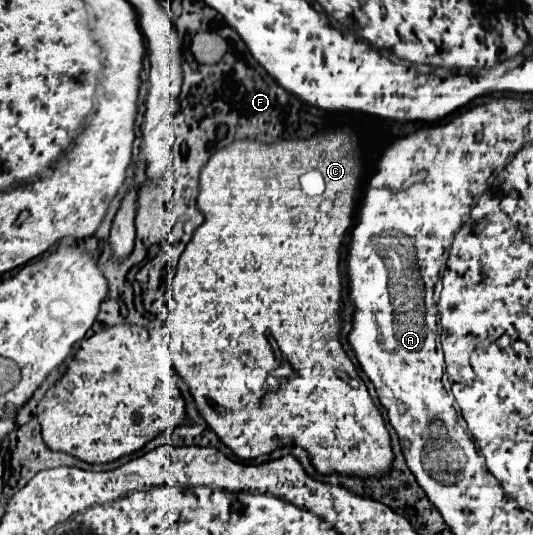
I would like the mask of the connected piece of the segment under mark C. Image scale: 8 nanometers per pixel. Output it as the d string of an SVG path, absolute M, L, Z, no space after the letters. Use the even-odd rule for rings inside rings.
M342 130L322 134L322 136L312 136L308 140L280 140L280 142L274 142L274 144L260 144L260 142L254 142L254 140L232 142L230 146L216 150L214 156L208 160L208 164L204 166L204 170L200 174L198 208L202 210L206 220L198 228L198 232L194 232L194 238L190 240L184 254L180 256L176 276L174 276L174 282L172 282L174 301L171 305L167 305L169 314L166 320L161 325L160 331L149 331L149 326L147 330L150 334L153 354L159 356L159 337L163 338L165 335L168 337L166 330L164 330L164 324L170 324L168 347L170 354L172 354L174 370L190 386L190 392L194 396L196 408L202 414L202 418L220 436L220 440L226 446L232 448L232 452L238 458L252 460L252 458L270 454L276 448L298 442L298 446L302 446L310 454L316 470L320 470L324 474L338 472L338 474L358 476L358 478L380 478L392 466L394 454L392 454L392 446L390 446L390 434L384 426L384 418L382 418L378 406L374 404L374 400L370 398L370 394L366 390L366 384L360 382L356 388L352 388L348 384L348 380L338 376L340 372L356 372L352 360L346 356L346 352L340 344L340 334L338 334L340 332L338 300L340 300L340 292L342 292L342 280L340 280L340 268L338 266L340 266L340 246L342 246L342 240L344 240L344 236L346 236L346 232L352 224L360 176L362 176L360 152L358 152L356 144L350 140L350 134L346 134ZM266 332L270 332L270 336L276 340L284 360L292 366L294 376L290 376L290 378L276 376L278 360L274 356L274 350L268 342Z

